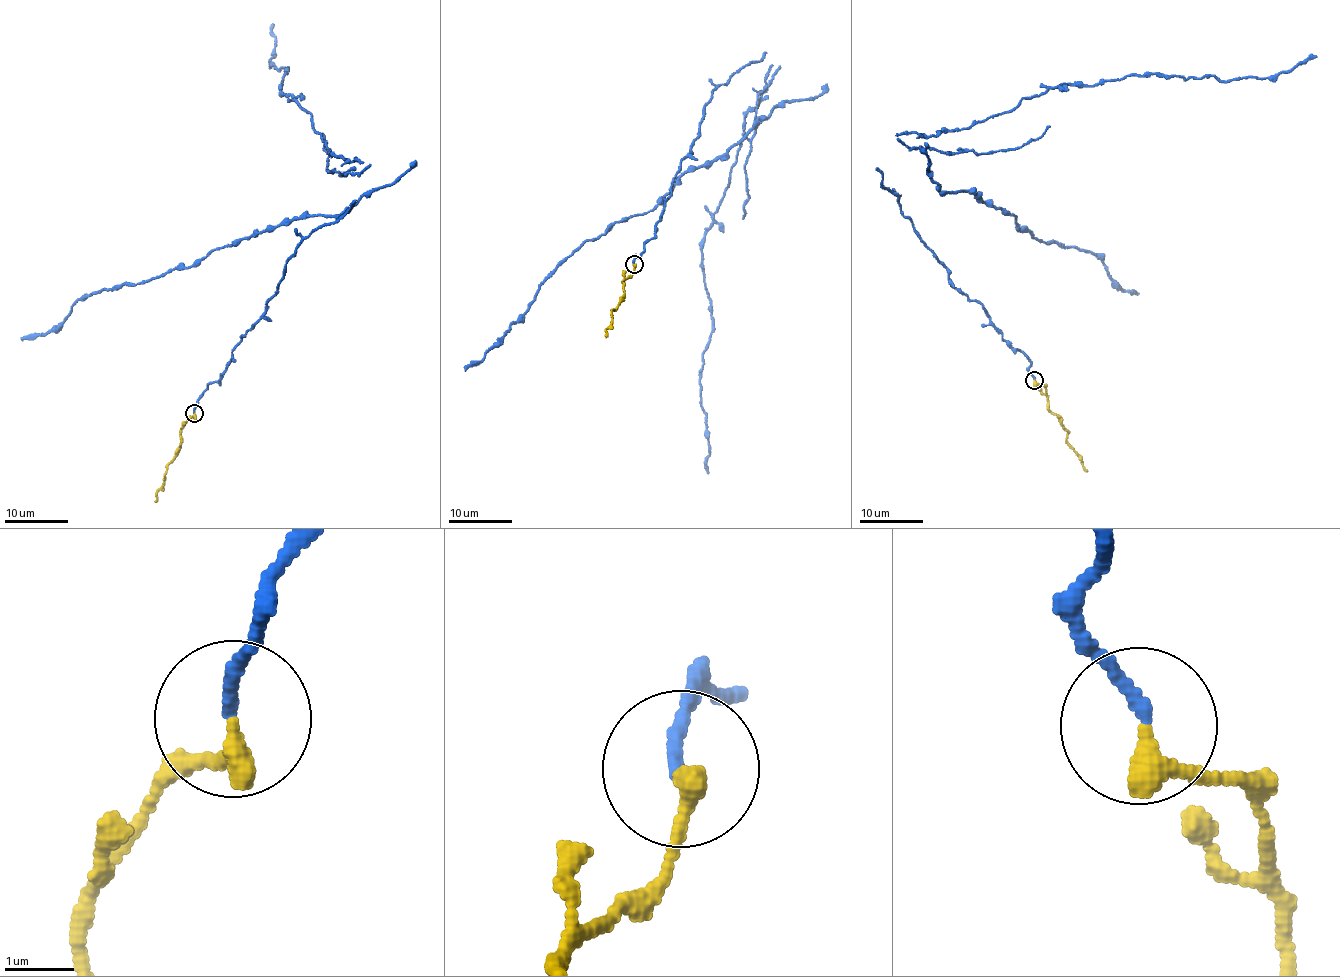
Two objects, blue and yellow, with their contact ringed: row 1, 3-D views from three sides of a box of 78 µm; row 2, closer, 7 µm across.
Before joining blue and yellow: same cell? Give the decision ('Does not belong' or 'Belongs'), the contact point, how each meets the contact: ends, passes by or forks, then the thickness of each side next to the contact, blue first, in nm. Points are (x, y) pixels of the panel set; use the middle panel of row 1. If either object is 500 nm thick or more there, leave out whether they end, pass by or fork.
Does not belong. Place: (634, 264). At the ring blue ends. At the ring yellow ends. Thickness 180 nm (blue) against 320 nm

